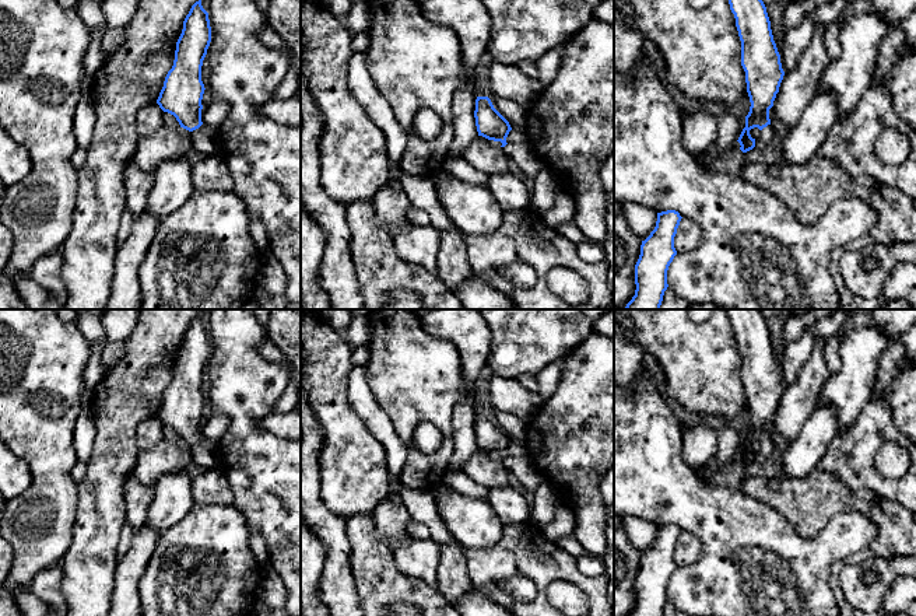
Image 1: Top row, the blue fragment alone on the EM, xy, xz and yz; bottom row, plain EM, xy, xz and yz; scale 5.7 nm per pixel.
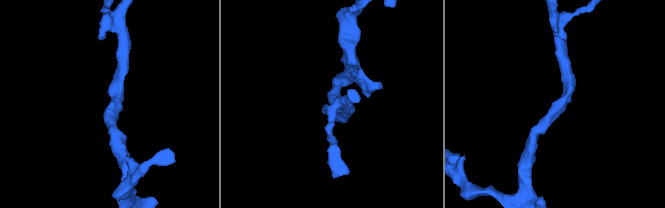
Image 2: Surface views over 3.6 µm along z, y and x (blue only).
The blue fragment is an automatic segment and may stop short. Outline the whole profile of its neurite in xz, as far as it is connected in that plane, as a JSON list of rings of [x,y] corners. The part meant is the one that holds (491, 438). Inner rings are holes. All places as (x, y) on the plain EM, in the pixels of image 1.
[[[477,410],[474,431],[478,449],[494,455],[501,455],[501,461],[527,490],[536,491],[536,489],[543,482],[545,482],[545,477],[536,468],[529,455],[506,455],[506,451],[512,441],[509,435],[494,421],[488,410]]]

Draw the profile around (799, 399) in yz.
[[[815,342],[796,381],[783,389],[772,420],[776,430],[775,445],[780,442],[792,444],[810,414],[815,410],[820,391],[831,377],[824,347],[825,342]]]

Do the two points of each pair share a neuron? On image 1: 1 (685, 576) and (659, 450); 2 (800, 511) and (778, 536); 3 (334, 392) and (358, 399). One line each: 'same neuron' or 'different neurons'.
1: same neuron
2: different neurons
3: different neurons

